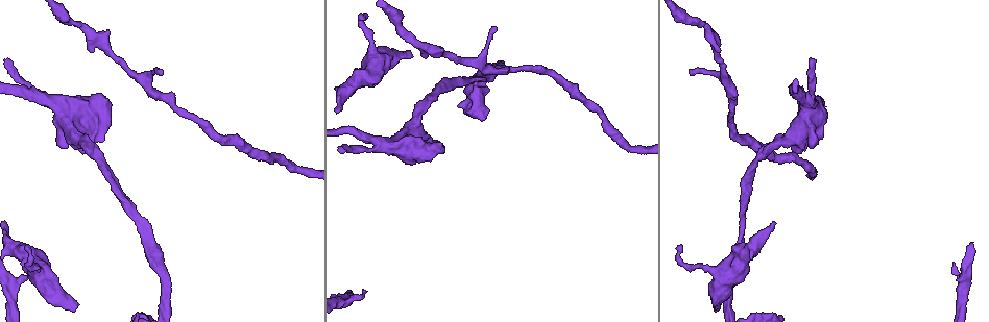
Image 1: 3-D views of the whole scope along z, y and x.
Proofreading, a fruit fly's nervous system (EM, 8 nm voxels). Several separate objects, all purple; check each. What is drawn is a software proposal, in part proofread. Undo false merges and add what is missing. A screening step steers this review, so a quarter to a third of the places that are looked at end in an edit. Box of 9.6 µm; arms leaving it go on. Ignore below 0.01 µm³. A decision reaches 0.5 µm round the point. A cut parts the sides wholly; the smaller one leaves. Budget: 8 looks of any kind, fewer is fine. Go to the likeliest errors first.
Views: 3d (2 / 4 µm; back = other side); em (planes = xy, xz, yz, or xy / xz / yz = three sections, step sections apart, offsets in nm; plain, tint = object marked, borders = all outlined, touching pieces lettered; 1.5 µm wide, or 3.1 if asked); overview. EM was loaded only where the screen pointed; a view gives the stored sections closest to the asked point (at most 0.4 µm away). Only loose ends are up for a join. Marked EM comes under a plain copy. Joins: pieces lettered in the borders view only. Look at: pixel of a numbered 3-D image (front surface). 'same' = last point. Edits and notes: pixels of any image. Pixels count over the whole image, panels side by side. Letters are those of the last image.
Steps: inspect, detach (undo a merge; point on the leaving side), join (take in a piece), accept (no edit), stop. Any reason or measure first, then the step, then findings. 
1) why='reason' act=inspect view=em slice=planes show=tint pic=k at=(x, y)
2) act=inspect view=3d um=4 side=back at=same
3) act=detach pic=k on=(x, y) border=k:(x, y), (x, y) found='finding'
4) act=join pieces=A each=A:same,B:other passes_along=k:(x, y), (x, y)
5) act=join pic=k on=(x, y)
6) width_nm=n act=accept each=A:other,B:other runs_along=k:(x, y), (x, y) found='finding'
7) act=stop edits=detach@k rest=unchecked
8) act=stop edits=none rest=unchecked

why='branch stops here' act=inspect view=3d um=2 pic=1 at=(406, 53)

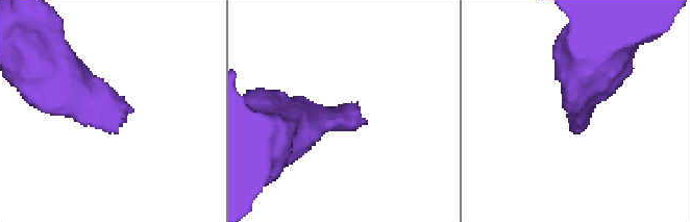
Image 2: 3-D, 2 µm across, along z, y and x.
act=inspect view=em slice=planes show=borders pic=2 at=(115, 130)

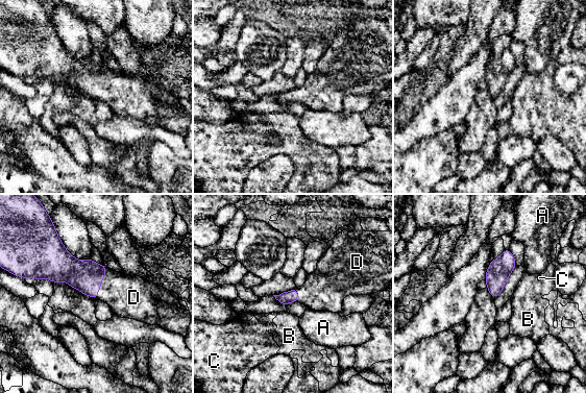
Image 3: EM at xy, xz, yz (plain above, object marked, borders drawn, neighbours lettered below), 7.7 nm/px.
act=join pieces=D each=A:other,B:other,C:other,D:same passes_along=3:(86, 275), (100, 283), (128, 296) found='it goes on there'

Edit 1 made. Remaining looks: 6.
why='see it whole again' act=inspect view=overview

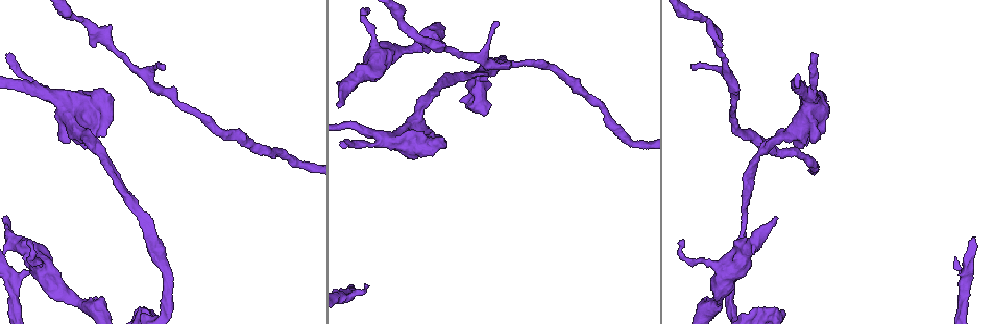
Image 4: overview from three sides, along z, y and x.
why='an open end' act=inspect view=3d um=2 pic=4 at=(956, 258)

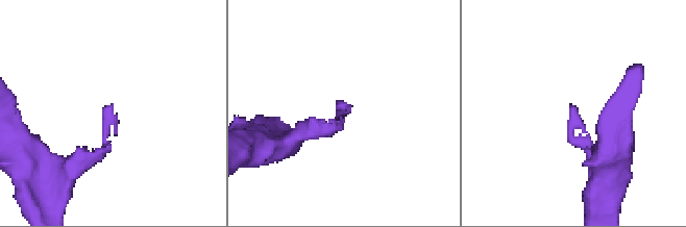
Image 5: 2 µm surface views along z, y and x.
act=inspect view=em slice=planes show=borders pic=5 at=(112, 104)

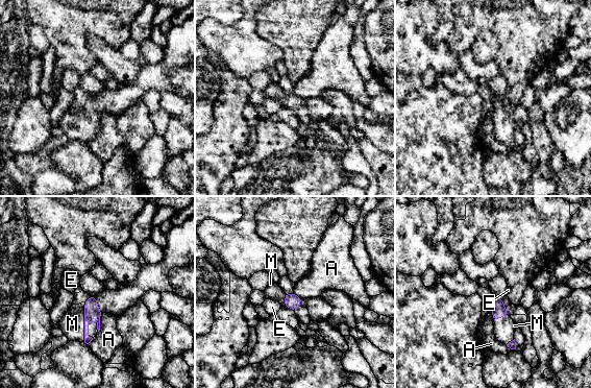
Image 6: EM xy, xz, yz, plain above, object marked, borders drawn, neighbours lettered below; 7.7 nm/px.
act=join pieces=M each=A:other,E:other,M:same found='it goes on there'

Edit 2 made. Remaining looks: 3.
why='thick turns thin' act=inspect view=em slice=planes show=borders pic=4 at=(814, 88)

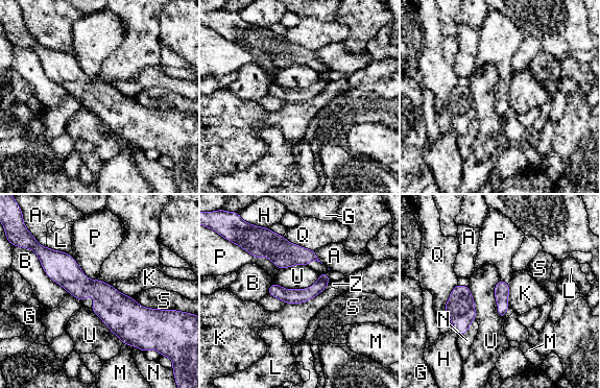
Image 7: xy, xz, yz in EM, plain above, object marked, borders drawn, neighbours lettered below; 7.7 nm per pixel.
act=accept each=A:other,B:other,G:other,H:other,K:other,L:other,M:other,N:other,P:other,Q:other,S:other,U:other,Z:other border=7:(319, 274), (306, 288), (274, 282) found='one cell here'

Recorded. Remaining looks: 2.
act=stop edits=join@3,join@6 rest=unchecked

